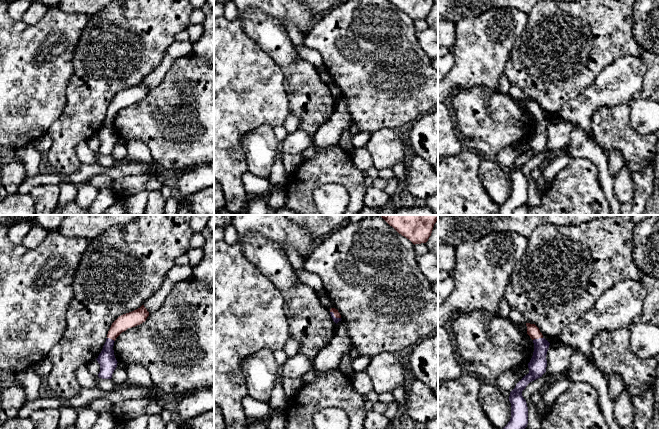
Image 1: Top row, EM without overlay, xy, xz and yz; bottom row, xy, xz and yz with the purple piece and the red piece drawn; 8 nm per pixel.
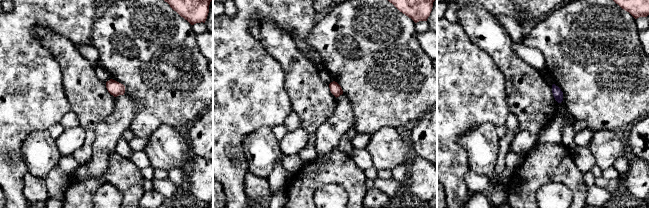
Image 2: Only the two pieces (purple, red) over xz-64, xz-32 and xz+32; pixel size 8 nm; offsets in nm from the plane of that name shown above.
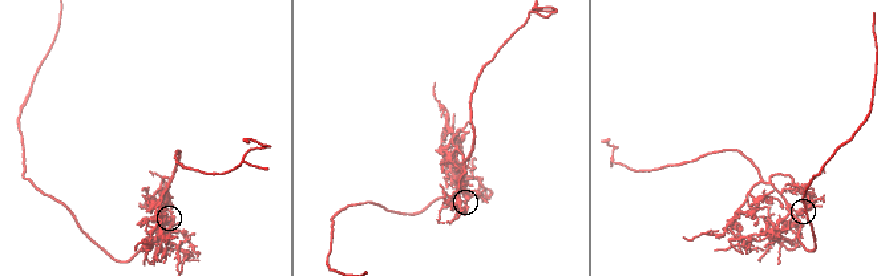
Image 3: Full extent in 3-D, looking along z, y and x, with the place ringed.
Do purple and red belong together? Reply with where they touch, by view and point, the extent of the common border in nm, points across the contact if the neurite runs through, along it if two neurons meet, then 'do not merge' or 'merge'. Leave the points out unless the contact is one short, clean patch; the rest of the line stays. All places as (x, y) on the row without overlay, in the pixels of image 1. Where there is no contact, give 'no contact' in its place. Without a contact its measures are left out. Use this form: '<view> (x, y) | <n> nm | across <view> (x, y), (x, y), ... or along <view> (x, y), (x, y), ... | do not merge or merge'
yz (537, 115) | 80 nm | across yz (537, 142), (537, 115), (533, 107) | merge

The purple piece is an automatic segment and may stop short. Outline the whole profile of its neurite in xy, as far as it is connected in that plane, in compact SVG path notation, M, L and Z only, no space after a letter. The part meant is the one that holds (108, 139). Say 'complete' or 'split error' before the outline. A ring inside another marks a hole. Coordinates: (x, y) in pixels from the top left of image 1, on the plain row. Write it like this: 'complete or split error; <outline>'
split error; M142 81L140 84L132 88L119 92L112 99L108 107L107 115L103 122L103 125L96 135L100 140L100 148L98 150L99 154L111 155L112 150L117 143L118 138L115 134L113 126L116 114L128 104L135 103L145 98L148 92L149 88L144 83L144 81Z

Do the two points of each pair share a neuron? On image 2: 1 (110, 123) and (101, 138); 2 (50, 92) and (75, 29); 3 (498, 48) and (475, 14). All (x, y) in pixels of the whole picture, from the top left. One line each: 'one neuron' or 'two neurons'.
1: one neuron
2: one neuron
3: one neuron

